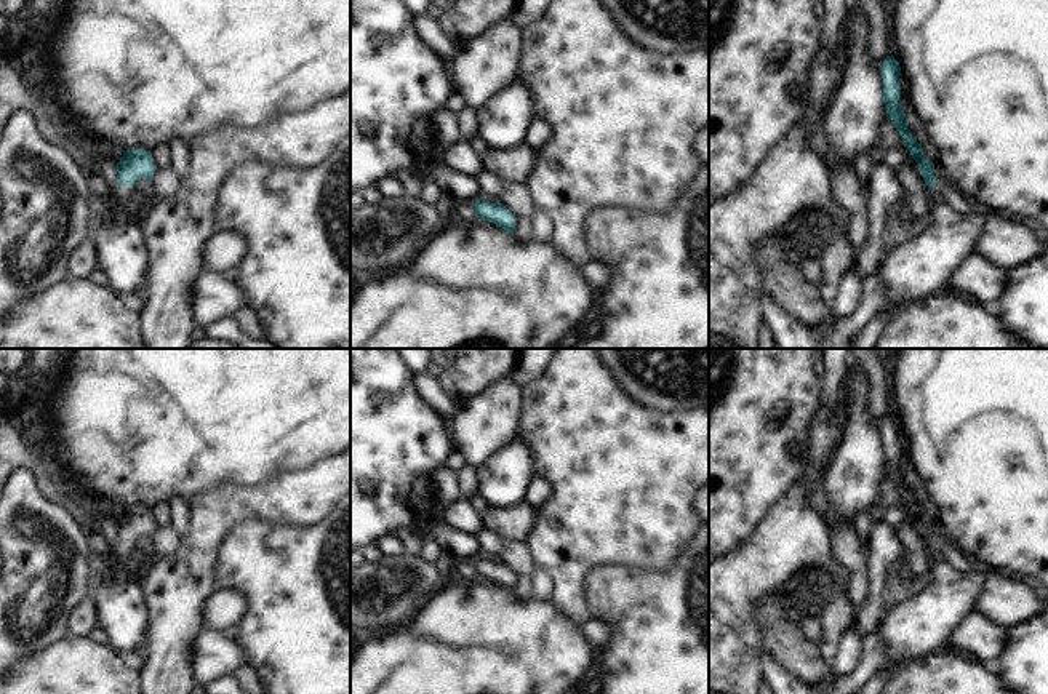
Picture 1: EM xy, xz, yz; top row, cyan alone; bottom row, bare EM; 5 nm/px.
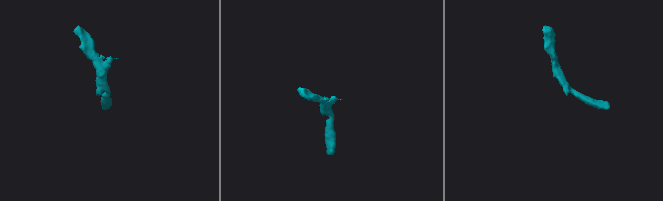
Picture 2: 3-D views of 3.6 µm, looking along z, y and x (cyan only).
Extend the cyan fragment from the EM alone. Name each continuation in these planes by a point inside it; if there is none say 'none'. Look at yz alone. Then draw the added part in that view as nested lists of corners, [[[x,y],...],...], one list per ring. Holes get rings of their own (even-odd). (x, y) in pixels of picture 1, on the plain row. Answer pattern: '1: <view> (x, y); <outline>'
1: yz (917, 627); [[[934,544],[930,548],[930,585],[910,600],[886,611],[878,635],[883,664],[877,673],[890,681],[906,662],[930,656],[949,646],[960,622],[974,609],[986,574],[960,574]]]

